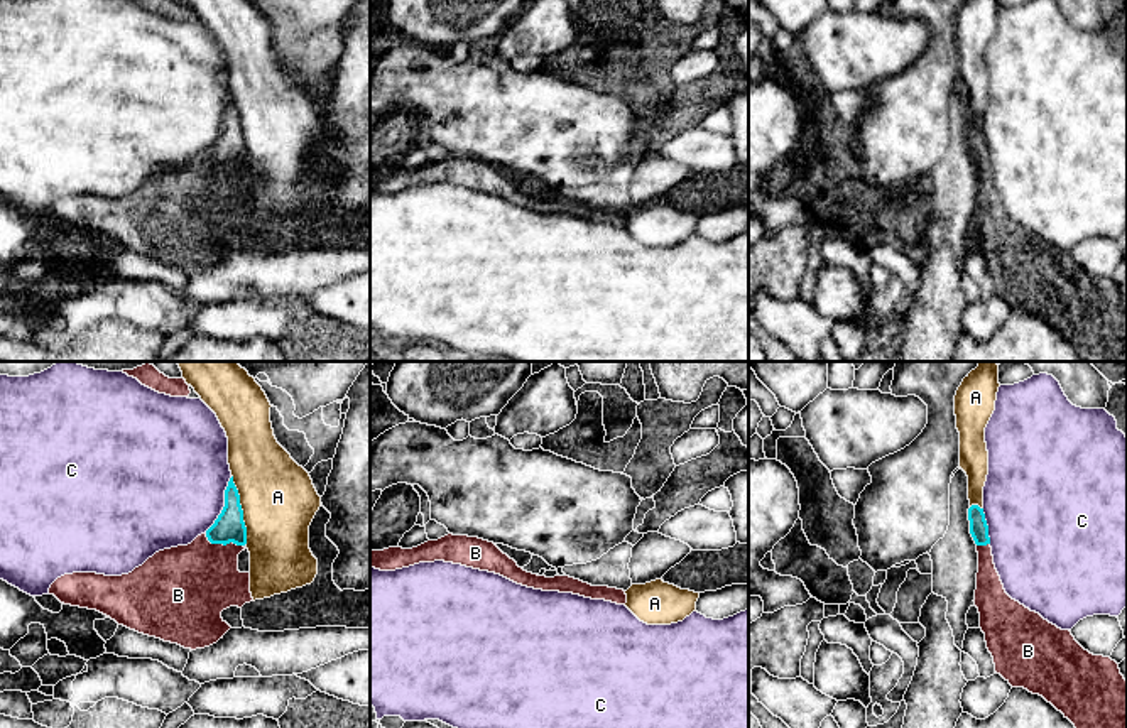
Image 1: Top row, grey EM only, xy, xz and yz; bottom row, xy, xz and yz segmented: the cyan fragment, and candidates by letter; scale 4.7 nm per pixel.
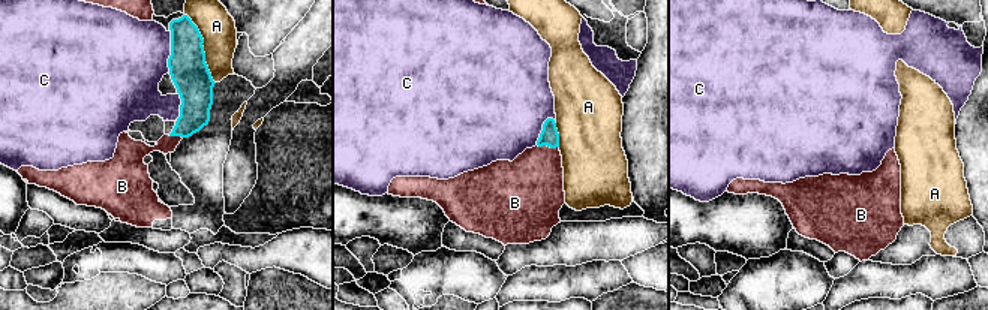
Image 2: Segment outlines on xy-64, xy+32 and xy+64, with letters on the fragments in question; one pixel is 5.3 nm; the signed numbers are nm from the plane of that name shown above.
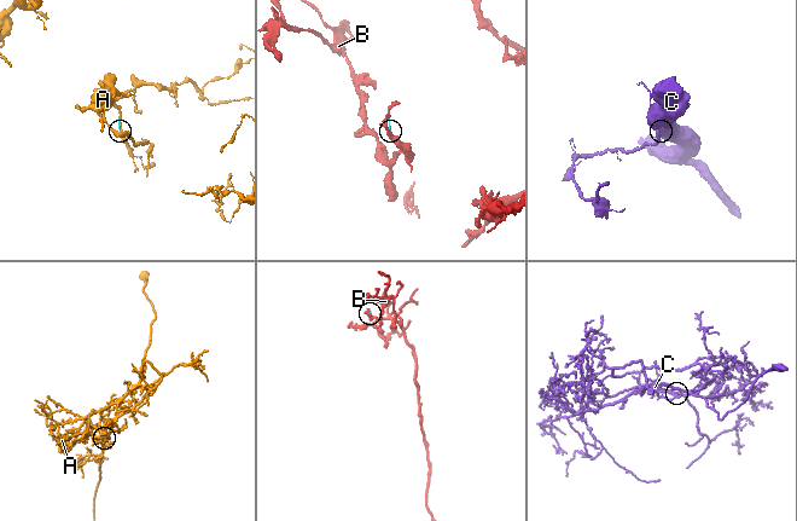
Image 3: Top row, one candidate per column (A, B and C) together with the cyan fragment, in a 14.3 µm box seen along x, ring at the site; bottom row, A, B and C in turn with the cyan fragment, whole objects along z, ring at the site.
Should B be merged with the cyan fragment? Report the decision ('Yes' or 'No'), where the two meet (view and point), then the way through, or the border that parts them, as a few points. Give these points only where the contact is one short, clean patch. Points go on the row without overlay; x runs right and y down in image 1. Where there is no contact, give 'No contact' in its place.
Yes. Touches cyan at xy (223, 166). Path across: xy (228, 149), (223, 166), (210, 186), (190, 206)

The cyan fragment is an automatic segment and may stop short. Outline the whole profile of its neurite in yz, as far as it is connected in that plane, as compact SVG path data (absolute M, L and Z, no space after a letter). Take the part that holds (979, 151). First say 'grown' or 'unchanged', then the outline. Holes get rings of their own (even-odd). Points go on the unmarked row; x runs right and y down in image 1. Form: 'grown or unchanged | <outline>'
grown | M968 130L970 155L977 166L978 194L975 228L987 270L994 279L995 294L1012 309L1024 309L1043 318L1068 340L1083 361L1127 361L1127 302L1110 279L1085 272L1070 252L1061 252L1012 221L994 186L988 147L983 130Z

